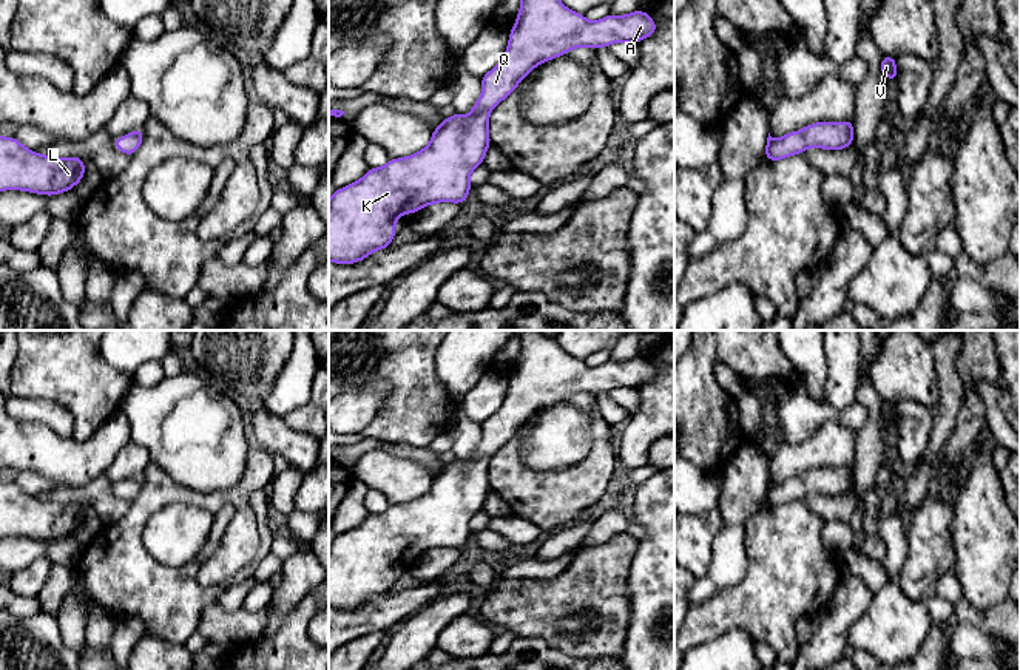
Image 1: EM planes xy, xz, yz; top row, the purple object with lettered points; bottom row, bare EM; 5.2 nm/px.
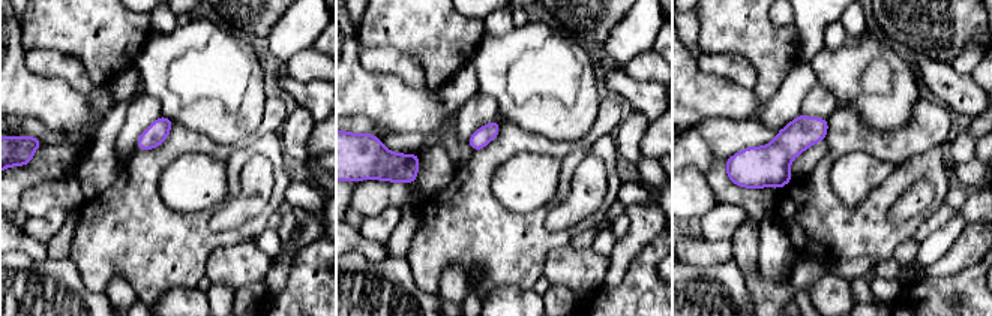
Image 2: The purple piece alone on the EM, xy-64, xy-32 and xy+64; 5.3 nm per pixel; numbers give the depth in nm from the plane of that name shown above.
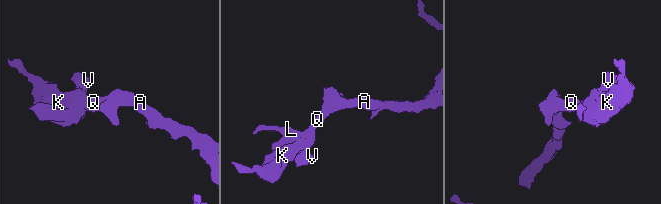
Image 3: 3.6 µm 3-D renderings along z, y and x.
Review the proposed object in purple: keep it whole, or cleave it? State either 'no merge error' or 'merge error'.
no merge error

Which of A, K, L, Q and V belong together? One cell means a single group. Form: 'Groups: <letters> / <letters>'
Groups: A K L Q V

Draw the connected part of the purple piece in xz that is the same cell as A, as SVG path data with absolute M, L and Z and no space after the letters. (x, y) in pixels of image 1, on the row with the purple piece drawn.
M522 0L502 62L481 80L481 96L468 116L446 117L421 151L370 168L329 199L329 261L353 264L387 249L401 215L437 202L463 204L469 174L491 145L489 111L508 97L537 65L579 46L639 43L656 34L645 11L589 22L560 0Z

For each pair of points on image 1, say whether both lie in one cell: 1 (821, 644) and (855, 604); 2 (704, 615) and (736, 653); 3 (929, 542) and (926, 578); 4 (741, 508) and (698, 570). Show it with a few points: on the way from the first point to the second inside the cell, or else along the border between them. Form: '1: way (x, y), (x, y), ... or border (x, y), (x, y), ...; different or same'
1: way (830, 635), (834, 626), (846, 613); same
2: border (756, 641), (741, 629), (730, 629), (690, 649); different
3: way (929, 551), (926, 568); same
4: border (721, 514), (712, 561), (696, 579); different

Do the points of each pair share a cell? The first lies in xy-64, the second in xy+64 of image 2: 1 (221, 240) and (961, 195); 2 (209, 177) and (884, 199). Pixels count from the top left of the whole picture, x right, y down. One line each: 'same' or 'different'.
1: different
2: different

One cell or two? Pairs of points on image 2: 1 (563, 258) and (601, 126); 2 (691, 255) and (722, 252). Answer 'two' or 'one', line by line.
1: two
2: one

